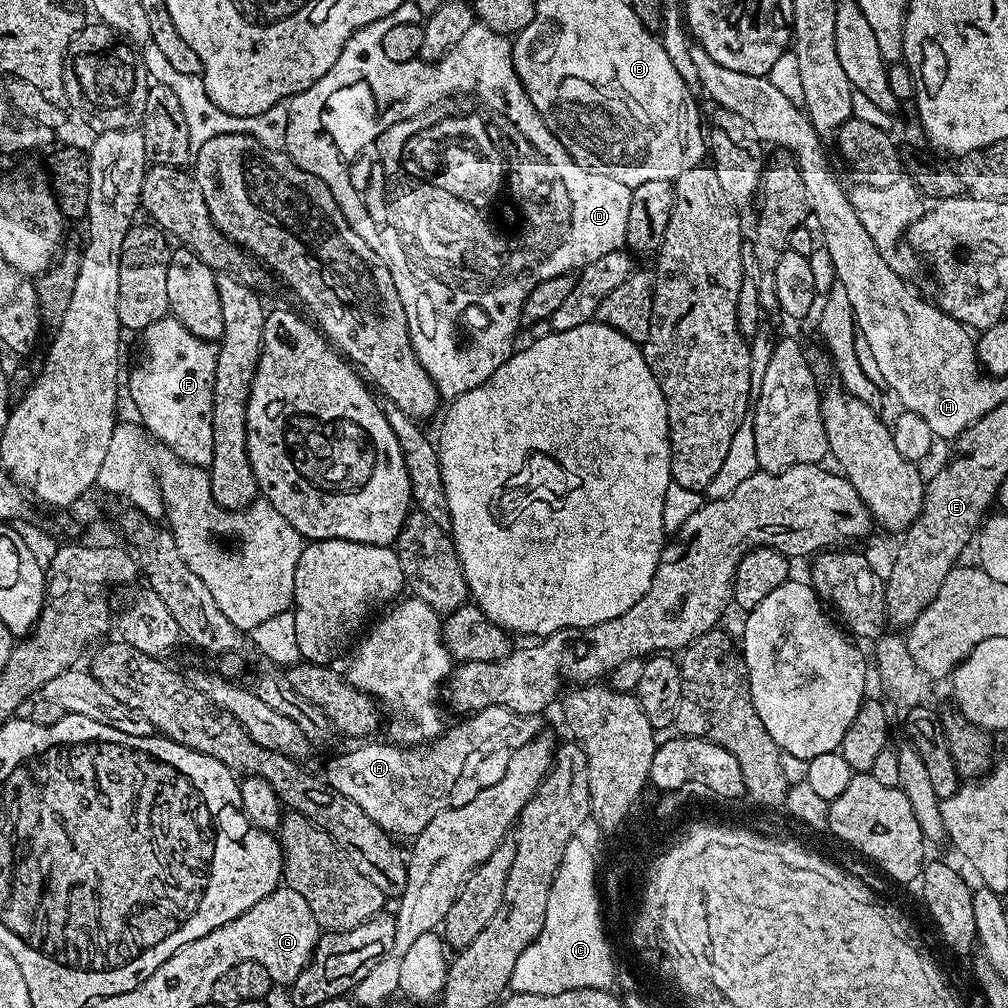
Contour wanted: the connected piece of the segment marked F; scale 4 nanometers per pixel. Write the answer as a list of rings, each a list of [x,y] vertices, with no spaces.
[[[171,314],[144,329],[142,339],[144,358],[126,376],[126,394],[128,392],[140,416],[139,421],[151,437],[154,435],[163,443],[163,447],[175,453],[180,460],[206,468],[213,460],[213,384],[219,345],[190,334]]]

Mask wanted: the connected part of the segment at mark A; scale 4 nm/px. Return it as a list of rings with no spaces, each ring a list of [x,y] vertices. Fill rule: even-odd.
[[[486,706],[461,720],[464,720],[461,724],[453,728],[451,725],[447,731],[425,745],[361,743],[364,744],[361,748],[345,756],[334,757],[322,771],[322,778],[334,786],[338,794],[346,794],[350,802],[358,802],[358,806],[370,814],[370,818],[383,832],[396,838],[414,838],[426,830],[426,826],[430,826],[430,818],[444,811],[449,803],[448,795],[455,790],[460,775],[467,770],[468,763],[475,756],[492,752],[495,748],[520,748],[538,736],[537,717],[519,716],[514,710],[506,710],[506,706]]]

